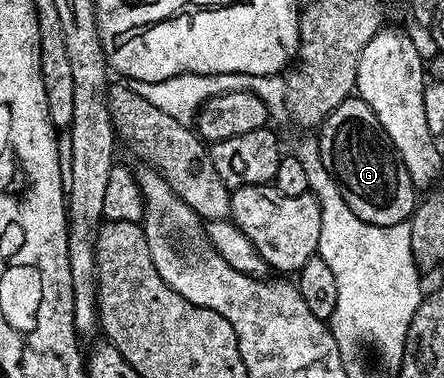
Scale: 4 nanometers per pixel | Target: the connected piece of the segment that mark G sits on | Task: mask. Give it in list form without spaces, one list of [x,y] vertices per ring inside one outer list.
[[[349,97],[342,105],[334,108],[324,120],[318,131],[320,152],[326,169],[336,178],[336,183],[342,189],[342,197],[350,209],[362,221],[373,223],[379,227],[389,227],[395,223],[405,222],[416,210],[418,204],[418,189],[410,181],[410,173],[406,173],[406,165],[400,159],[400,154],[392,147],[390,137],[384,132],[384,126],[374,117],[374,109],[366,105],[358,97]]]

